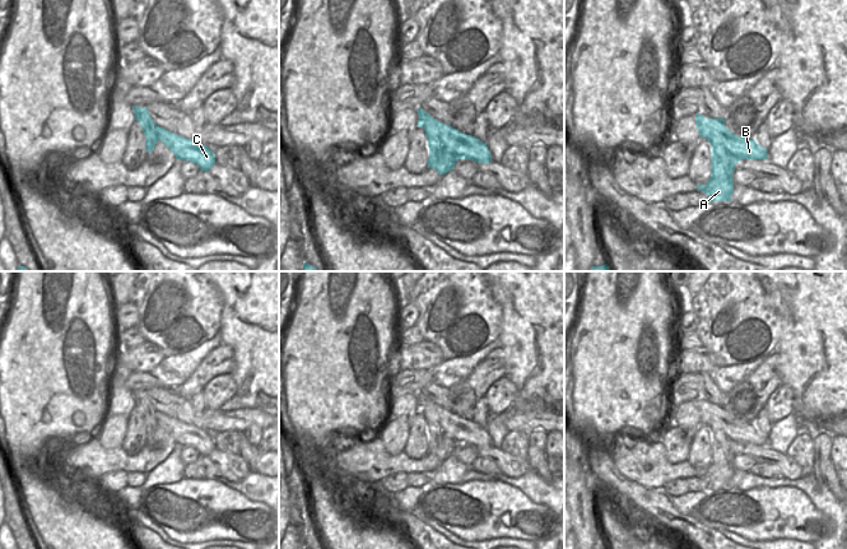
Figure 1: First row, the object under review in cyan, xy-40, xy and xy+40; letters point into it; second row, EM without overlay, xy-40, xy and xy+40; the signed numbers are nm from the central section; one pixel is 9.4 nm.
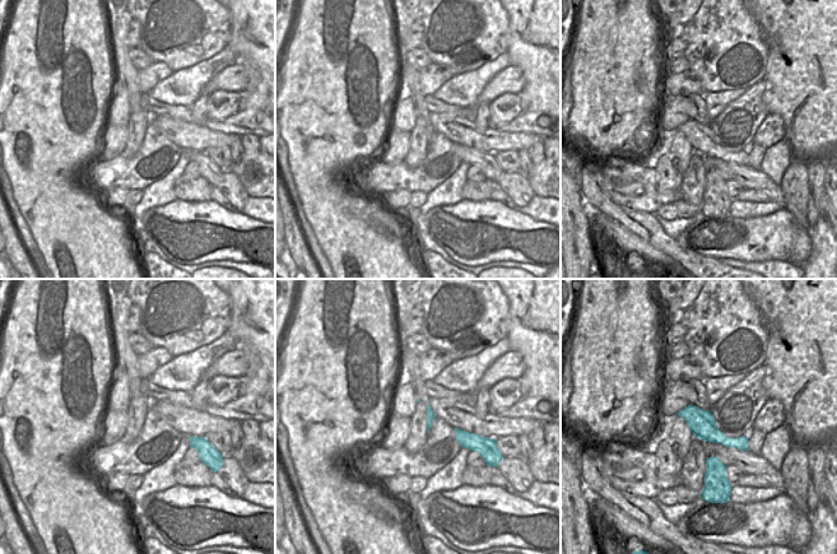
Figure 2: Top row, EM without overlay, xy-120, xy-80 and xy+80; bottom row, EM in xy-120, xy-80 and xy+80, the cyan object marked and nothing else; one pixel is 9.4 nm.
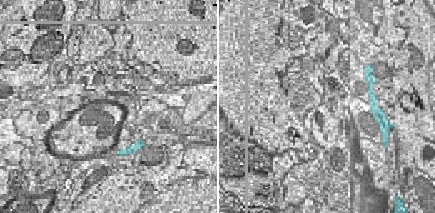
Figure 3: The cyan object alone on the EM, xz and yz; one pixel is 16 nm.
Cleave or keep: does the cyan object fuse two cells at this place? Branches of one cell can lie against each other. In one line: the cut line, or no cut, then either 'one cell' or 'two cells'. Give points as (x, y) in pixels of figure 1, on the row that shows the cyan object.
xy (437, 121), (441, 145), (459, 158) | two cells

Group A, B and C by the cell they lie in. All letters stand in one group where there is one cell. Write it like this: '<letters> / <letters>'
A / B C

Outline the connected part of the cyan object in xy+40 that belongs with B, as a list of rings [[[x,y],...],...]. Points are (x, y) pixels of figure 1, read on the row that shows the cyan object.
[[[695,113],[695,126],[699,138],[706,138],[713,146],[734,150],[743,159],[767,159],[767,149],[762,148],[754,139],[745,139],[732,134],[725,126],[725,118],[704,118]]]

